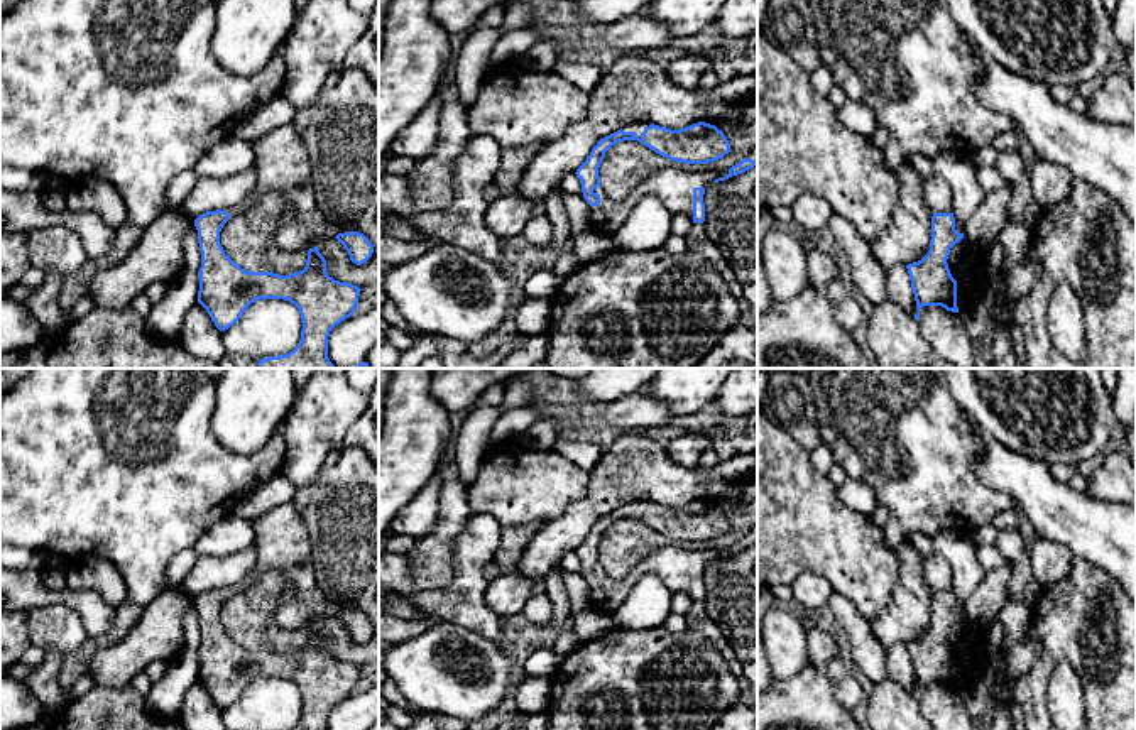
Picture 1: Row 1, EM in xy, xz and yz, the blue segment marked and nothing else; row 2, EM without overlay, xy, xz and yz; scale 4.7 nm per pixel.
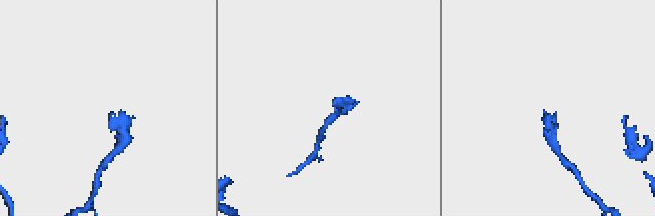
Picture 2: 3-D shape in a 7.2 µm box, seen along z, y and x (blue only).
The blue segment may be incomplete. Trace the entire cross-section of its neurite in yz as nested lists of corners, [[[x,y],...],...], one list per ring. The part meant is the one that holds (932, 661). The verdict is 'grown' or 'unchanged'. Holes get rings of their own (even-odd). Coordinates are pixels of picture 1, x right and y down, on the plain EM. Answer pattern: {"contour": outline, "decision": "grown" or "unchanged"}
{"contour": [[[933,591],[928,632],[921,639],[906,644],[918,686],[915,696],[920,700],[923,684],[942,684],[952,691],[965,689],[986,666],[986,635],[987,627],[974,627],[967,622],[964,603],[953,598],[953,591]]], "decision": "grown"}

